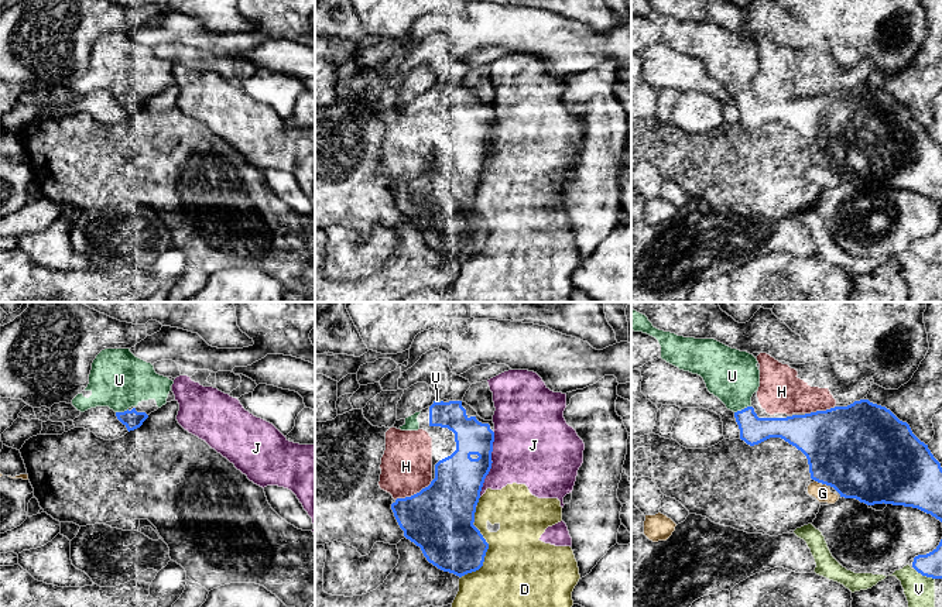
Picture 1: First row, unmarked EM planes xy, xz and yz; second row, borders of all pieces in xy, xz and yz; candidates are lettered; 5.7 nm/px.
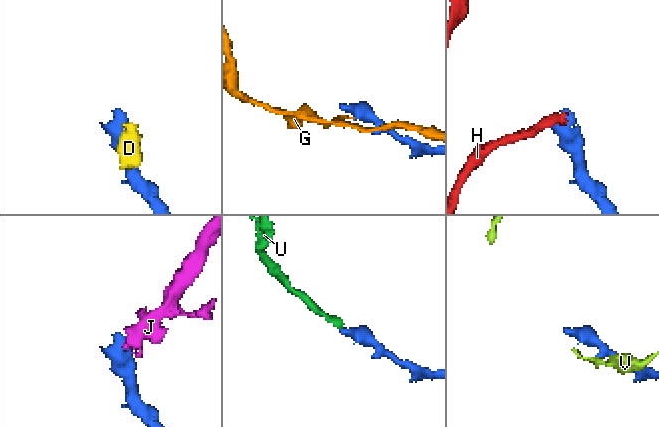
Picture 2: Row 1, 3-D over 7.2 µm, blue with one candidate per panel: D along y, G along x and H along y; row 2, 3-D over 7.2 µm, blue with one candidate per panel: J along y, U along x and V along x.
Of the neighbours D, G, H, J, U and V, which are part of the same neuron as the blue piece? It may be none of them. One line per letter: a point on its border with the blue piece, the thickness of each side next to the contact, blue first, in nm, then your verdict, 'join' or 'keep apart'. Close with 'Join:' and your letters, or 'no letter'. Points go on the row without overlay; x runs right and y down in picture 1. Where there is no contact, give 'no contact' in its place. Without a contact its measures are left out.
D: meets blue in xz at (485, 239); 320 nm thick on the blue side, 480 nm on the other; keep apart
G: meets blue in yz at (818, 165); 460 nm thick on the blue side, 100 nm on the other; keep apart
H: meets blue in xz at (414, 178); 380 nm thick on the blue side, 280 nm on the other; keep apart
J: meets blue in xz at (492, 146); 280 nm thick on the blue side, 440 nm on the other; keep apart
U: meets blue in yz at (742, 93); 160 nm thick on the blue side, 300 nm on the other; join
V: meets blue in yz at (924, 259); 140 nm thick on the blue side, 180 nm on the other; keep apart
Join: U

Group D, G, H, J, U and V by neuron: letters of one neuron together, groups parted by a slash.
D J / G / H / U / V

